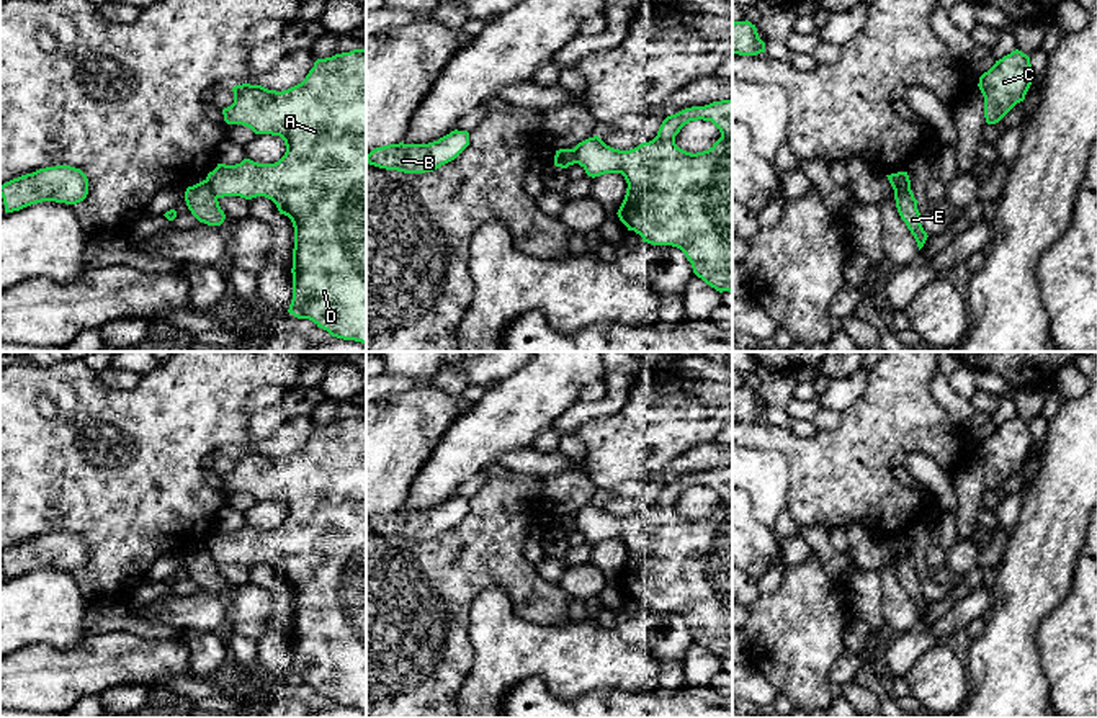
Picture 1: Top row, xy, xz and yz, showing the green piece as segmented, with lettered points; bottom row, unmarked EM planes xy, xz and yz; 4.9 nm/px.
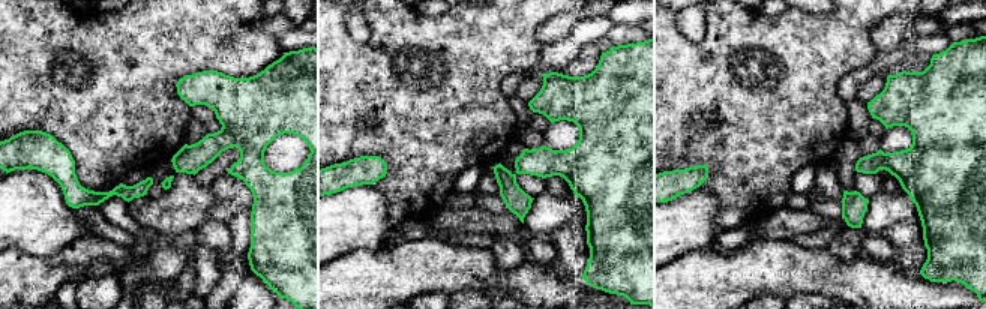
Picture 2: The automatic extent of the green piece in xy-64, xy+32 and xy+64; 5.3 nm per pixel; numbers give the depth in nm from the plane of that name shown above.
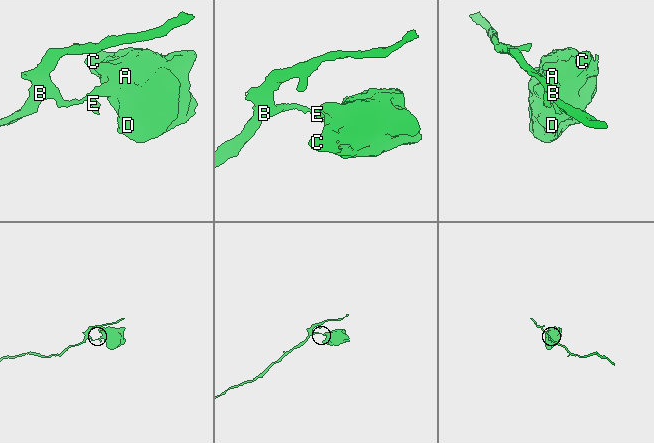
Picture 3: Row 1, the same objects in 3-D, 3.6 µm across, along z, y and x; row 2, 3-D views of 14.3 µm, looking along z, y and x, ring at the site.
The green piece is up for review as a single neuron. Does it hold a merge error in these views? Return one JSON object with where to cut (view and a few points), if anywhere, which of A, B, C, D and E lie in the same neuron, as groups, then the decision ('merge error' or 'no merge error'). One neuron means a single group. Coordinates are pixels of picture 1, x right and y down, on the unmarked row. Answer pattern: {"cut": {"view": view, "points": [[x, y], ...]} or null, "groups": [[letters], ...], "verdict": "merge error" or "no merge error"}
{"cut": {"view": "xy", "points": [[205, 547], [216, 565]]}, "groups": [["A", "C", "D"], ["B", "E"]], "verdict": "merge error"}

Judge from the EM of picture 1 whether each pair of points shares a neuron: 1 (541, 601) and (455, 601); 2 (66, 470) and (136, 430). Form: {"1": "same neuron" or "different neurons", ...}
{"1": "same neuron", "2": "same neuron"}

